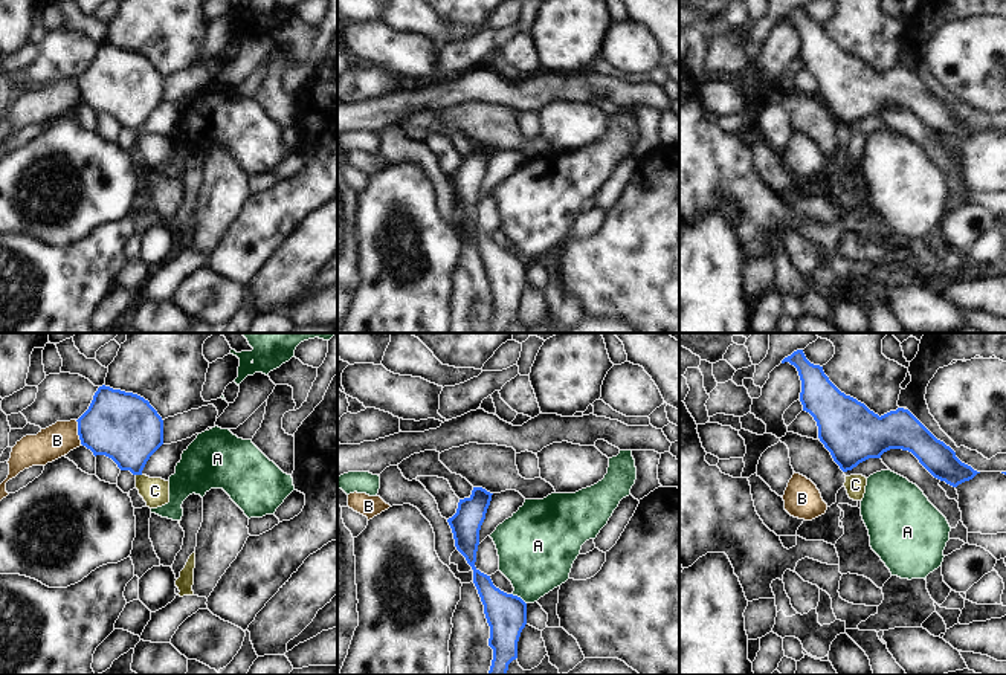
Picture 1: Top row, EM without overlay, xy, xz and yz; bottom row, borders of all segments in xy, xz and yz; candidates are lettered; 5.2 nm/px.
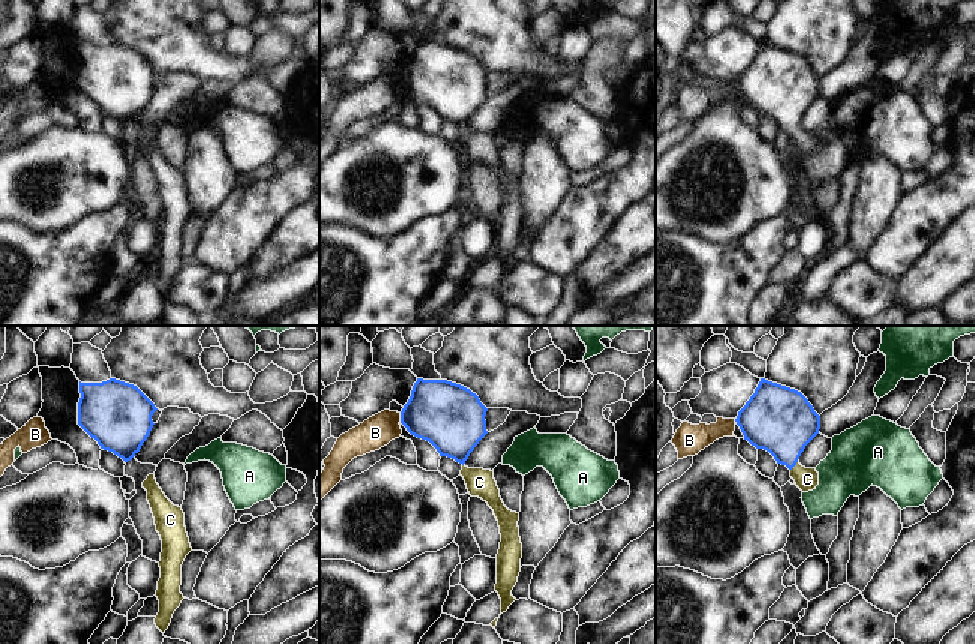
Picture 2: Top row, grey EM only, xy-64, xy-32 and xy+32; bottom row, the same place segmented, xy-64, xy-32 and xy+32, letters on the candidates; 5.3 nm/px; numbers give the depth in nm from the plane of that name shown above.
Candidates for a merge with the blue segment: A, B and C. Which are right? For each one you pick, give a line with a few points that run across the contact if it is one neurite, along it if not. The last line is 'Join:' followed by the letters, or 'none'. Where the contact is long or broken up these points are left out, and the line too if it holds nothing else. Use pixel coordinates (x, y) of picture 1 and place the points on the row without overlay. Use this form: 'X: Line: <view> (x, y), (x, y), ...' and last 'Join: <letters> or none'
C: Line: xy (127, 87), (130, 110), (139, 132), (154, 148)
Join: C.

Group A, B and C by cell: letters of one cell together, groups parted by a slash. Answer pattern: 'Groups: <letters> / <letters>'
Groups: A / B / C.

